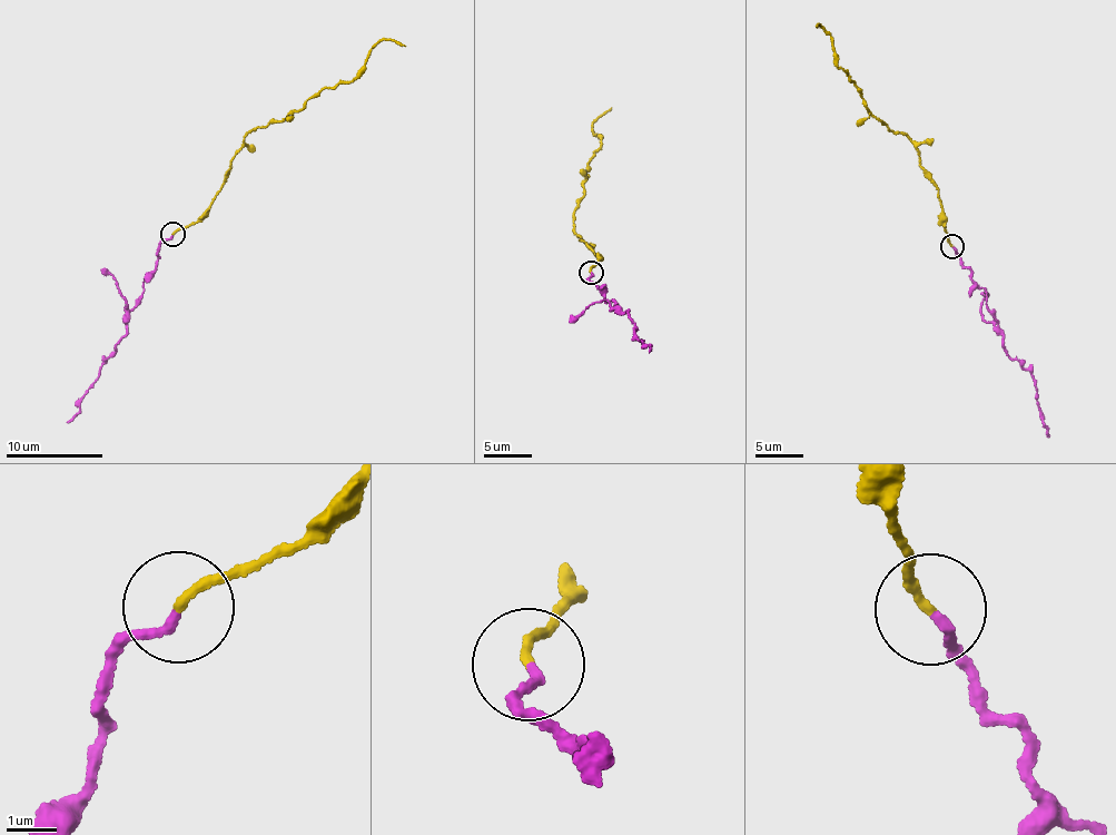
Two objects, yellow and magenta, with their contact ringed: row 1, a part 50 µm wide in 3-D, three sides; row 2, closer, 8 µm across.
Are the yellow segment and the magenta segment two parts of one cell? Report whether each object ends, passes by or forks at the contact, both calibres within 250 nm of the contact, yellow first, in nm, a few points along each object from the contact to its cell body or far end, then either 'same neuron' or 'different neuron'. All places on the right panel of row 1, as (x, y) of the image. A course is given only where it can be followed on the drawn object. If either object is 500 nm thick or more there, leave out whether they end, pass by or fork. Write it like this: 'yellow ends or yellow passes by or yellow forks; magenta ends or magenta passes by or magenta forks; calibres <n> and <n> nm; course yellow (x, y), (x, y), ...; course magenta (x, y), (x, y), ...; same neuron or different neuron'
yellow ends; magenta ends; calibres 180 and 180 nm; course yellow (951, 245), (938, 192), (906, 134), (887, 129), (870, 116), (855, 85), (839, 67), (829, 33), (816, 26); course magenta (951, 245), (971, 272), (971, 278), (987, 294), (987, 305), (1008, 355), (1033, 376), (1047, 438); same neuron

